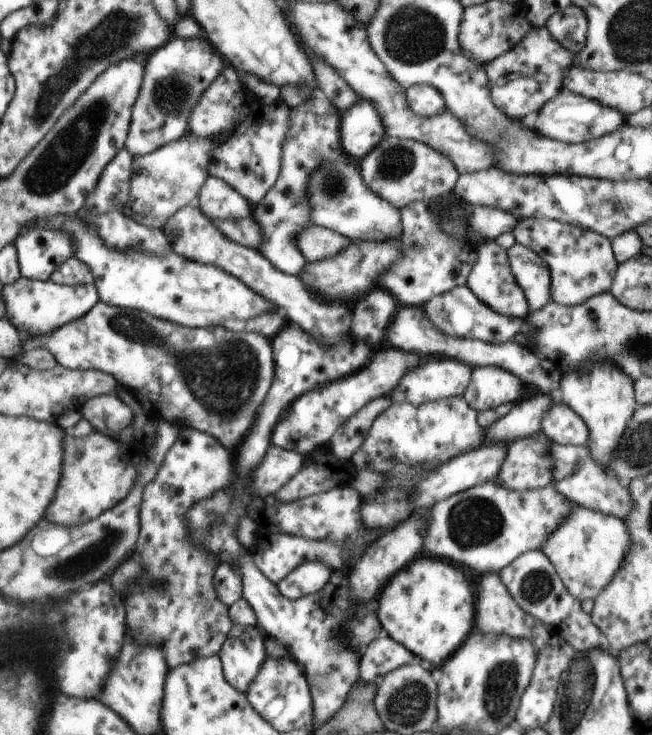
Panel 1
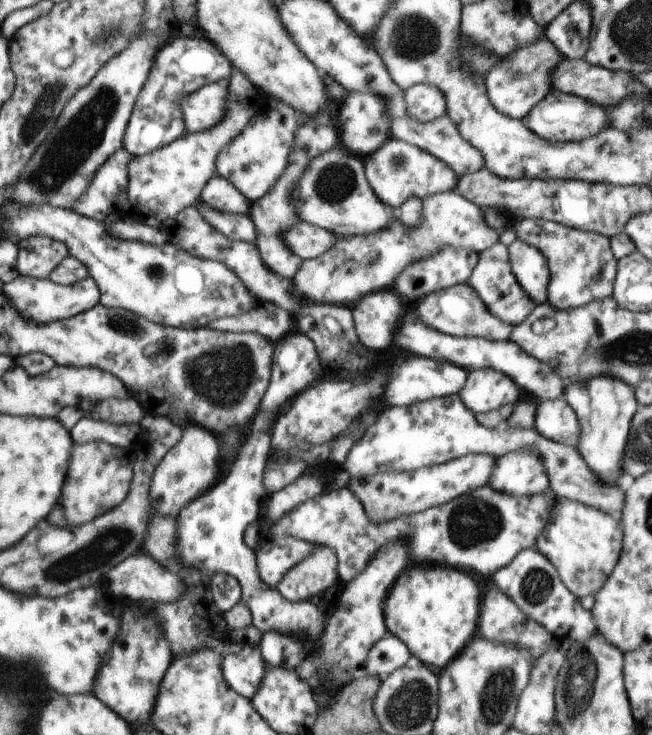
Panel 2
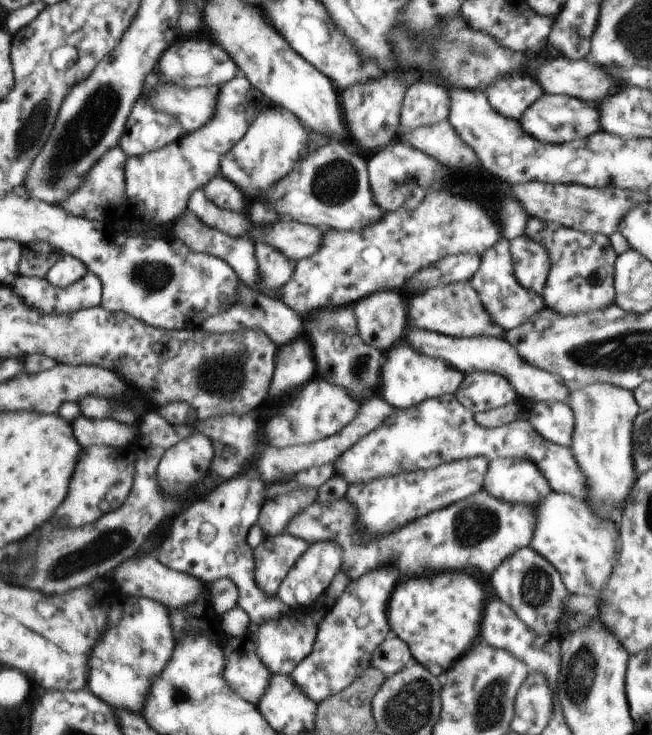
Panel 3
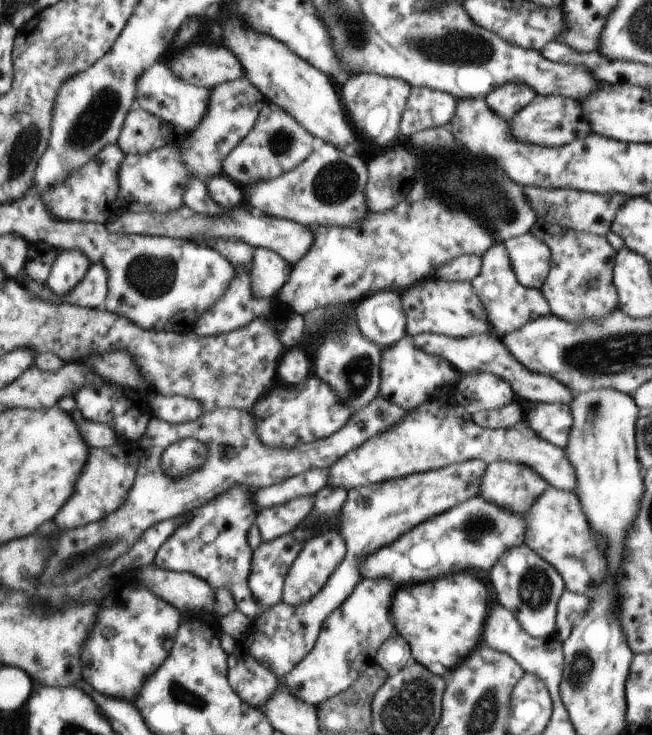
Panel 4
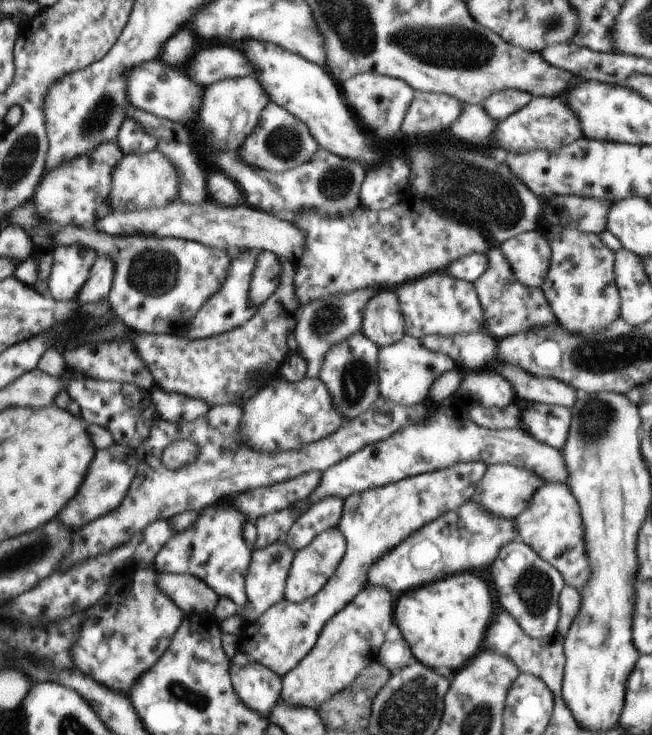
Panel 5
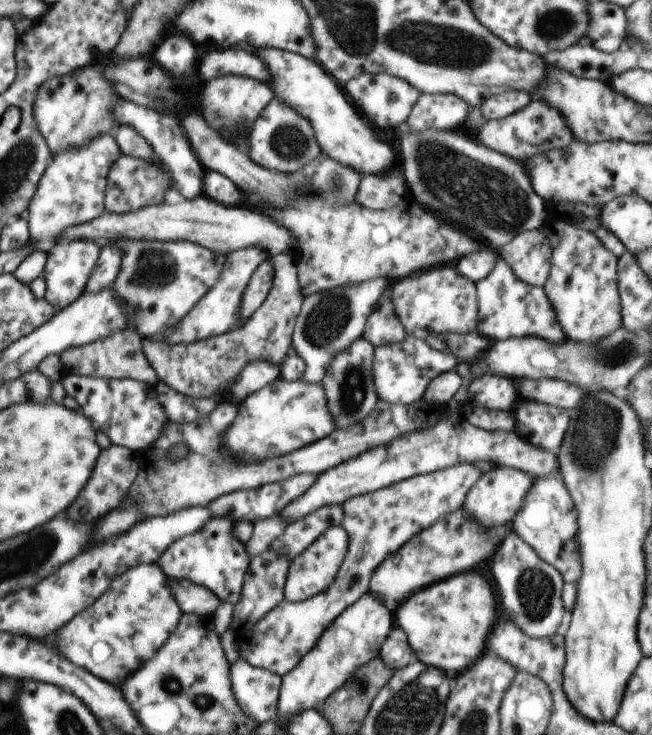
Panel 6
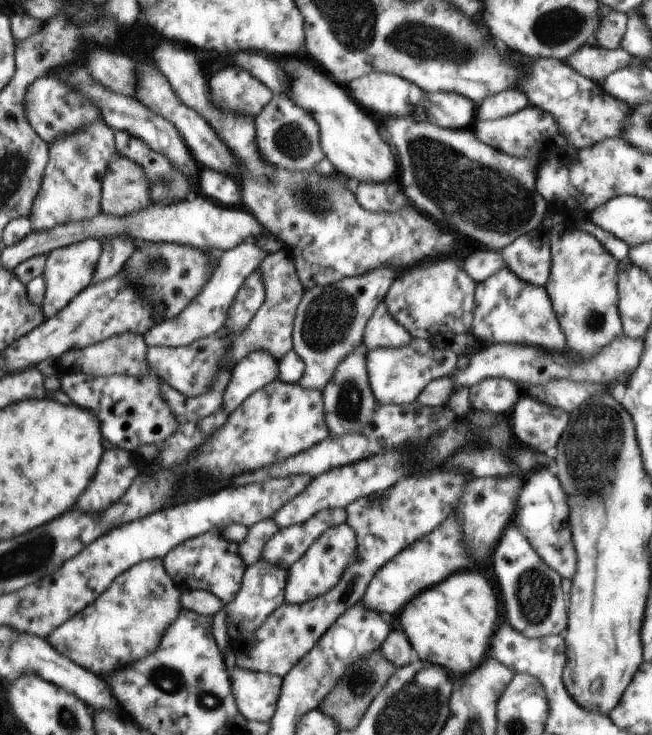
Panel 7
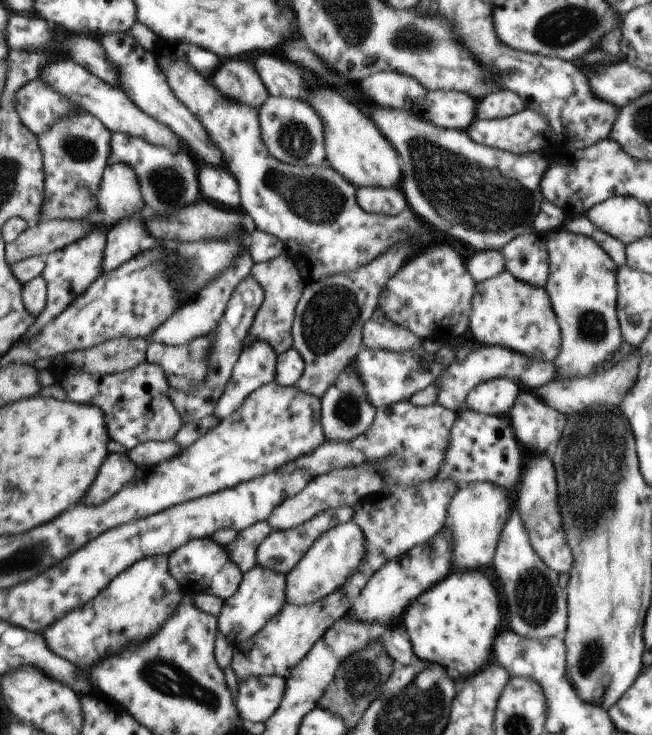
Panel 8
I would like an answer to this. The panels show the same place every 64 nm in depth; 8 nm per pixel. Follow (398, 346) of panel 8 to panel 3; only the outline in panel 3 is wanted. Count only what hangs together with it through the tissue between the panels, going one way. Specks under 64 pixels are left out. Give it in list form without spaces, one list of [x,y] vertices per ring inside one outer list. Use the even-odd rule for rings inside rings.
[[[386,289],[356,301],[354,314],[362,342],[387,352],[405,337],[407,308],[398,292]]]

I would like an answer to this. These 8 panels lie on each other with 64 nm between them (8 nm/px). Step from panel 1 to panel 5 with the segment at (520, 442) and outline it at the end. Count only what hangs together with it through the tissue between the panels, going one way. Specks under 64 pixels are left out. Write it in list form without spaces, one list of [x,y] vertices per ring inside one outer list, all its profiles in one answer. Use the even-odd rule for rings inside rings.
[[[497,463],[487,466],[487,472],[477,485],[471,502],[478,504],[485,512],[500,519],[515,520],[528,505],[542,480],[532,472],[510,464]]]

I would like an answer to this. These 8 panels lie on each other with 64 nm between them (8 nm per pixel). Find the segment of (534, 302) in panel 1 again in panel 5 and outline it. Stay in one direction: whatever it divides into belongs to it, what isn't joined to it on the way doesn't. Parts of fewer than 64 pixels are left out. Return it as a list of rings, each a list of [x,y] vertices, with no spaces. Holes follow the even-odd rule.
[[[539,230],[521,233],[499,246],[511,265],[516,280],[531,288],[541,288],[549,272],[551,249]]]

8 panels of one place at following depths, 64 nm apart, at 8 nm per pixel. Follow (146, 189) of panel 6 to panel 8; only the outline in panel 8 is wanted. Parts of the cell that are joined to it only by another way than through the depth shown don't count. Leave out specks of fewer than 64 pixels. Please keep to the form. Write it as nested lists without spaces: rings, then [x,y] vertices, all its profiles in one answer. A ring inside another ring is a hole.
[[[111,162],[103,172],[98,190],[98,209],[108,224],[138,214],[146,206],[136,172],[120,162]]]

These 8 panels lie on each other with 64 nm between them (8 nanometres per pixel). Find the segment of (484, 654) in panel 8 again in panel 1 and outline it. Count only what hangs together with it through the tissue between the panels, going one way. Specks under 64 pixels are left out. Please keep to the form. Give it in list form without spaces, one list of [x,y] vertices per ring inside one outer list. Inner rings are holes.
[[[430,558],[414,560],[408,568],[402,568],[396,576],[388,580],[388,584],[382,588],[375,602],[376,616],[390,638],[405,646],[412,654],[416,654],[417,660],[427,660],[434,668],[440,668],[476,628],[474,588],[470,586],[470,582],[464,578],[464,574],[458,568],[440,560],[430,560]]]

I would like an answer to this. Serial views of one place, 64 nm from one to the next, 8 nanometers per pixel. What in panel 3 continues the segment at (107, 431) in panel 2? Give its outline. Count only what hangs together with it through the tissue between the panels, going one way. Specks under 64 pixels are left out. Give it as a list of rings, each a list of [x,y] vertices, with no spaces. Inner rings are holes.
[[[79,415],[73,422],[72,432],[78,440],[78,444],[81,448],[88,446],[109,446],[109,447],[129,447],[131,441],[136,436],[139,436],[139,426],[128,426],[128,424],[122,424],[112,419],[92,419],[86,418],[84,415]]]

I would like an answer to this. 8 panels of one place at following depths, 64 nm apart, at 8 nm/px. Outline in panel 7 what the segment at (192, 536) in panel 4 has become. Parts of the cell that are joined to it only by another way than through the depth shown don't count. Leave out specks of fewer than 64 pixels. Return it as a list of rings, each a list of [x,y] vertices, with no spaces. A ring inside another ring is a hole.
[[[218,528],[208,530],[204,536],[188,538],[176,546],[176,550],[168,552],[162,559],[164,570],[172,578],[179,589],[194,588],[208,590],[217,596],[225,605],[238,594],[246,566],[238,554],[238,543],[228,542],[222,538]]]

